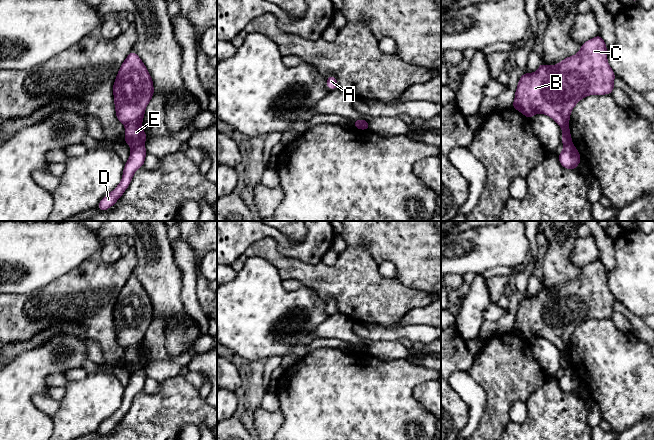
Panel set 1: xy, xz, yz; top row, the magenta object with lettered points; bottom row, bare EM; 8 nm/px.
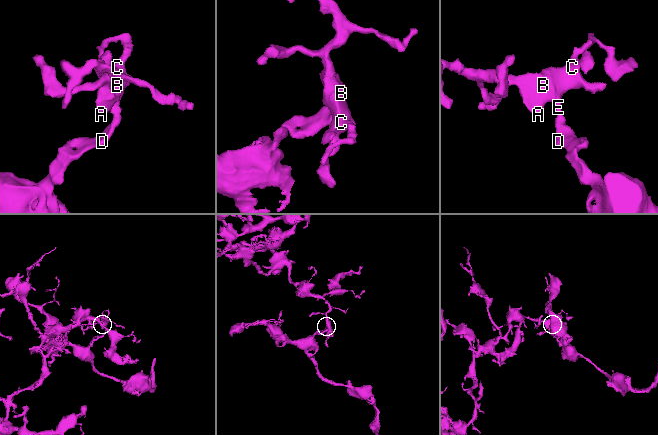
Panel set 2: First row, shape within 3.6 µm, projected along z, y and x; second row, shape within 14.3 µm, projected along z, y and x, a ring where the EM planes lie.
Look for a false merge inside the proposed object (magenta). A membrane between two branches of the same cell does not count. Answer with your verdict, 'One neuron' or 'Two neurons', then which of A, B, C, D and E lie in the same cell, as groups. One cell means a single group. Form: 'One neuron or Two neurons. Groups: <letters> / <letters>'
Two neurons. Groups: A B C E / D

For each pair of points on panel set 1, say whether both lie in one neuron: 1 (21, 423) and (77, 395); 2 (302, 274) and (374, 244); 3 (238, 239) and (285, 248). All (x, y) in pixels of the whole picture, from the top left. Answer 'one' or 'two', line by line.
1: two
2: two
3: one

